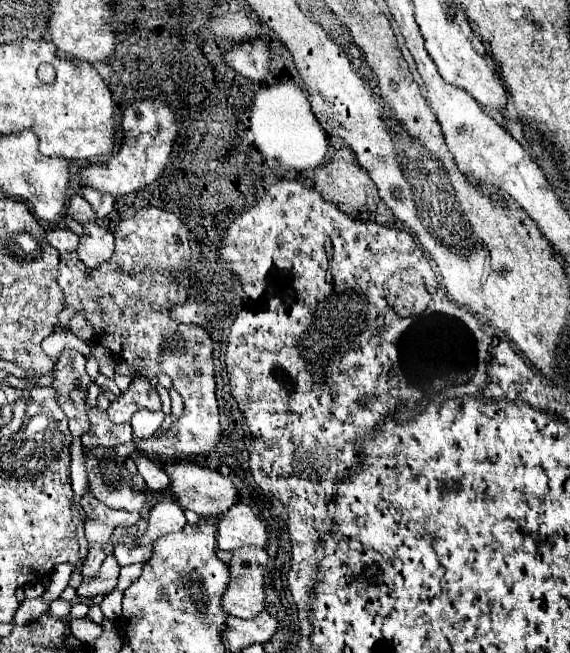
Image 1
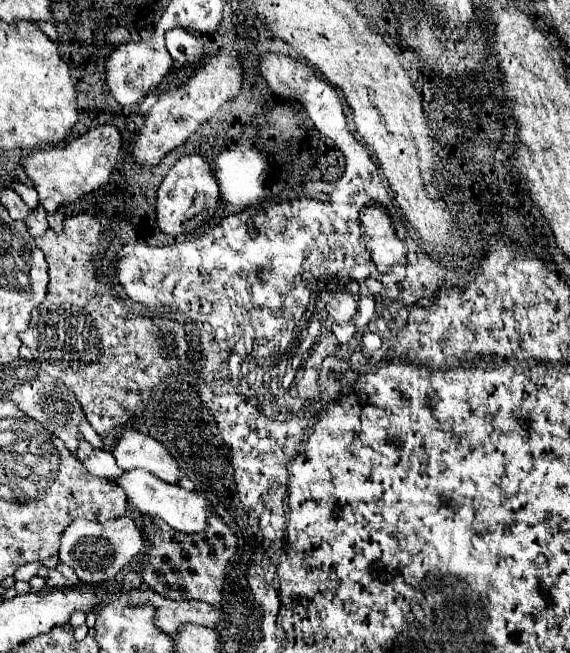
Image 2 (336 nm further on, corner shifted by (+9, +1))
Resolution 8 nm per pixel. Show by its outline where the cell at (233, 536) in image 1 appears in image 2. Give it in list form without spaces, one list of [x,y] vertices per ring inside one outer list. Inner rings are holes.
[[[131,469],[125,471],[121,477],[117,477],[113,481],[117,487],[123,487],[129,503],[139,509],[145,515],[151,517],[161,517],[163,521],[167,521],[173,529],[183,531],[183,533],[197,533],[205,529],[205,517],[211,511],[211,503],[207,501],[205,495],[201,493],[193,493],[193,491],[185,491],[177,485],[165,483],[161,479],[157,479],[155,475],[151,475],[145,469]]]

